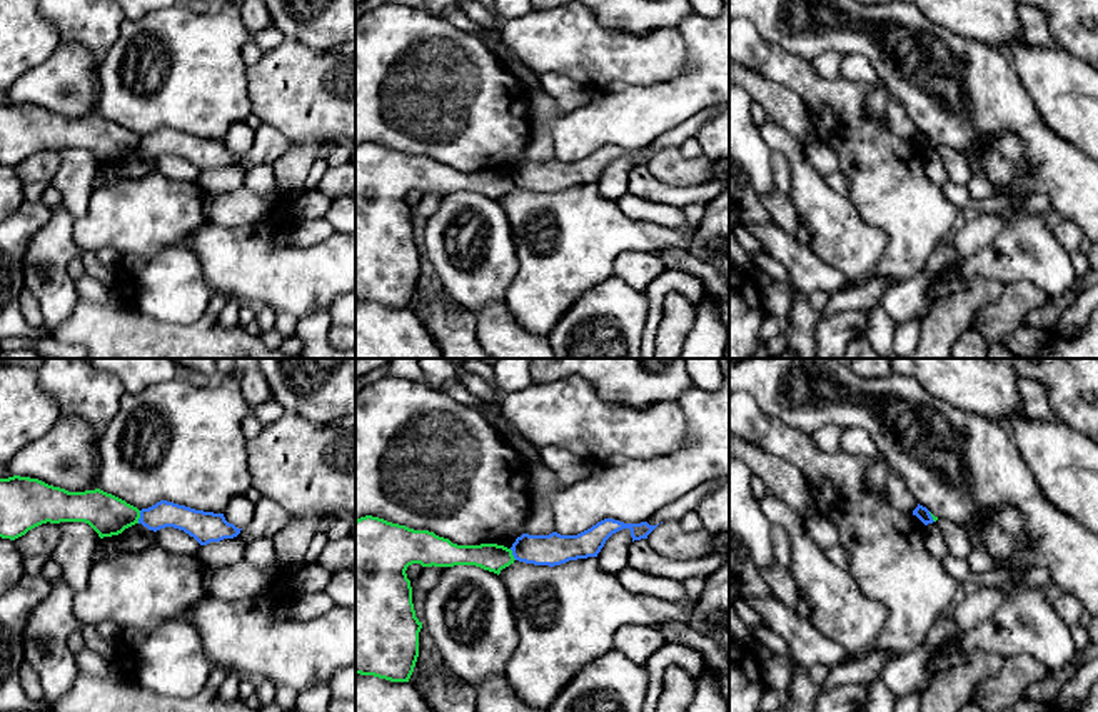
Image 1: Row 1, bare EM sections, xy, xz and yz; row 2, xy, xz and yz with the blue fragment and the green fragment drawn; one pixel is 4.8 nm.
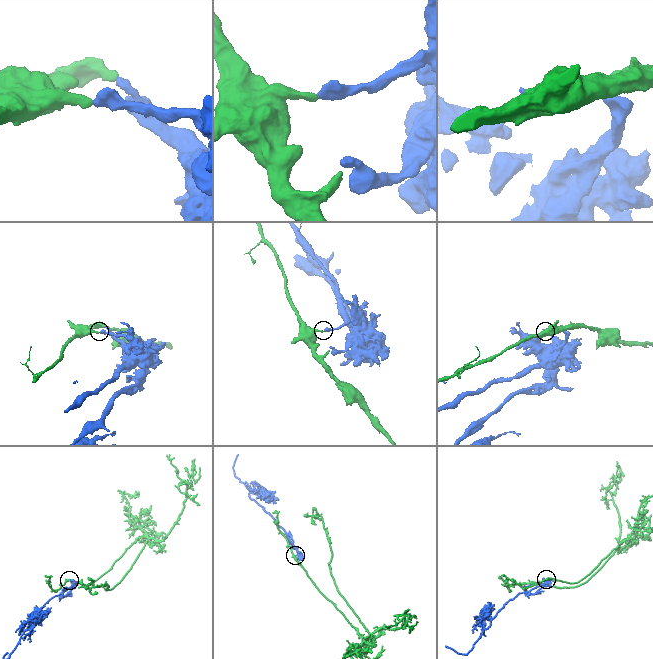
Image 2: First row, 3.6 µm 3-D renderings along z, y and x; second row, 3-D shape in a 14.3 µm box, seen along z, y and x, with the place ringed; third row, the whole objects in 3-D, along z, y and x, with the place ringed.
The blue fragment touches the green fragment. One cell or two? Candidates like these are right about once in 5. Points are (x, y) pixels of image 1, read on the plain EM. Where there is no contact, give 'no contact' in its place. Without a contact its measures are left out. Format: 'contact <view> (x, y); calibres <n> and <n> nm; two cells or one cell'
contact xy (141, 144); calibres 130 and 190 nm; two cells

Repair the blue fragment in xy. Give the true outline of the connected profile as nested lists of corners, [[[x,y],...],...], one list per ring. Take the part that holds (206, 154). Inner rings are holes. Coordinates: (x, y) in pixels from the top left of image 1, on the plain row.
[[[160,127],[140,137],[139,150],[149,157],[174,153],[194,163],[200,172],[234,165],[242,155],[229,150],[224,140],[195,137],[174,128]]]

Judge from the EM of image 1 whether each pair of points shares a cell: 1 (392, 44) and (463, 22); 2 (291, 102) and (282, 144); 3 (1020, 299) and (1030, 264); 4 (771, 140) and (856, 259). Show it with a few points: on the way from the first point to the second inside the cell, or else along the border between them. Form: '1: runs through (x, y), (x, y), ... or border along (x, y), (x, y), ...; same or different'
1: border along (443, 19), (474, 32), (488, 47); different
2: border along (262, 120), (289, 140), (289, 149), (274, 164); different
3: border along (1007, 284), (1033, 282), (1048, 297); different
4: runs through (800, 165), (810, 194), (835, 227); same

